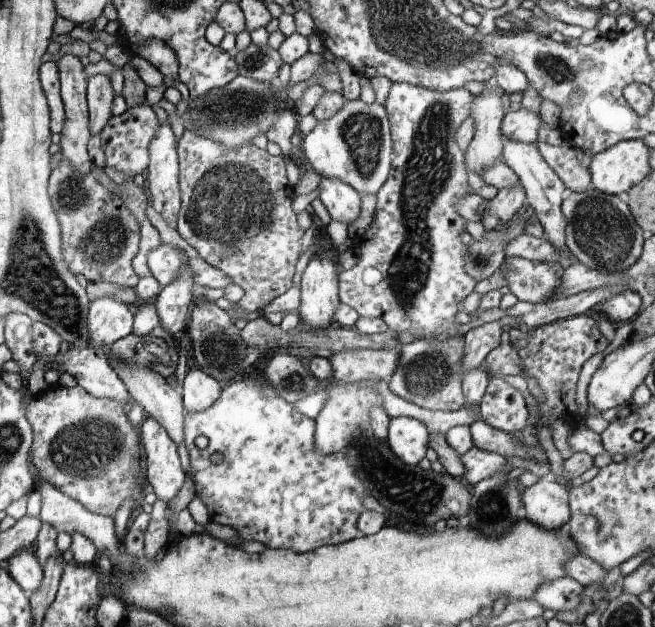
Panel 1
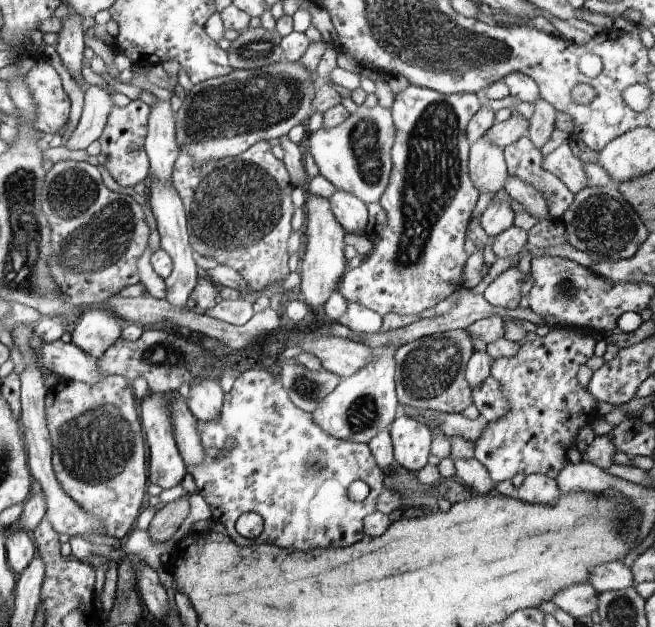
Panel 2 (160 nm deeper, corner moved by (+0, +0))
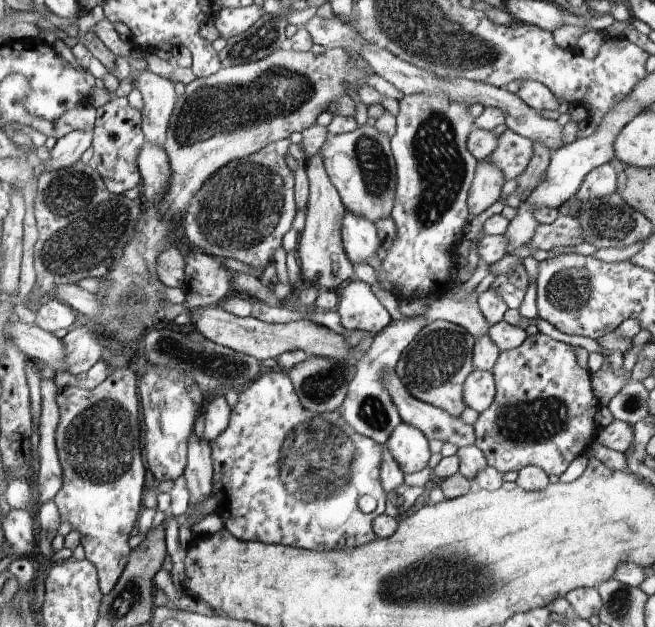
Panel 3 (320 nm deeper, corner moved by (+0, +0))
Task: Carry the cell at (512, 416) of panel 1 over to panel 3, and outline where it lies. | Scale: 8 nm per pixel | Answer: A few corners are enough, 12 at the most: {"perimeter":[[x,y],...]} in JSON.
{"perimeter":[[473,371],[464,382],[467,408],[486,412],[495,400],[491,371]]}

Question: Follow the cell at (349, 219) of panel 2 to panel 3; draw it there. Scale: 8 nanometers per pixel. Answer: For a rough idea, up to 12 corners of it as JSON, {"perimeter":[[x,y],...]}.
{"perimeter":[[349,211],[341,238],[352,265],[381,246],[375,224]]}

